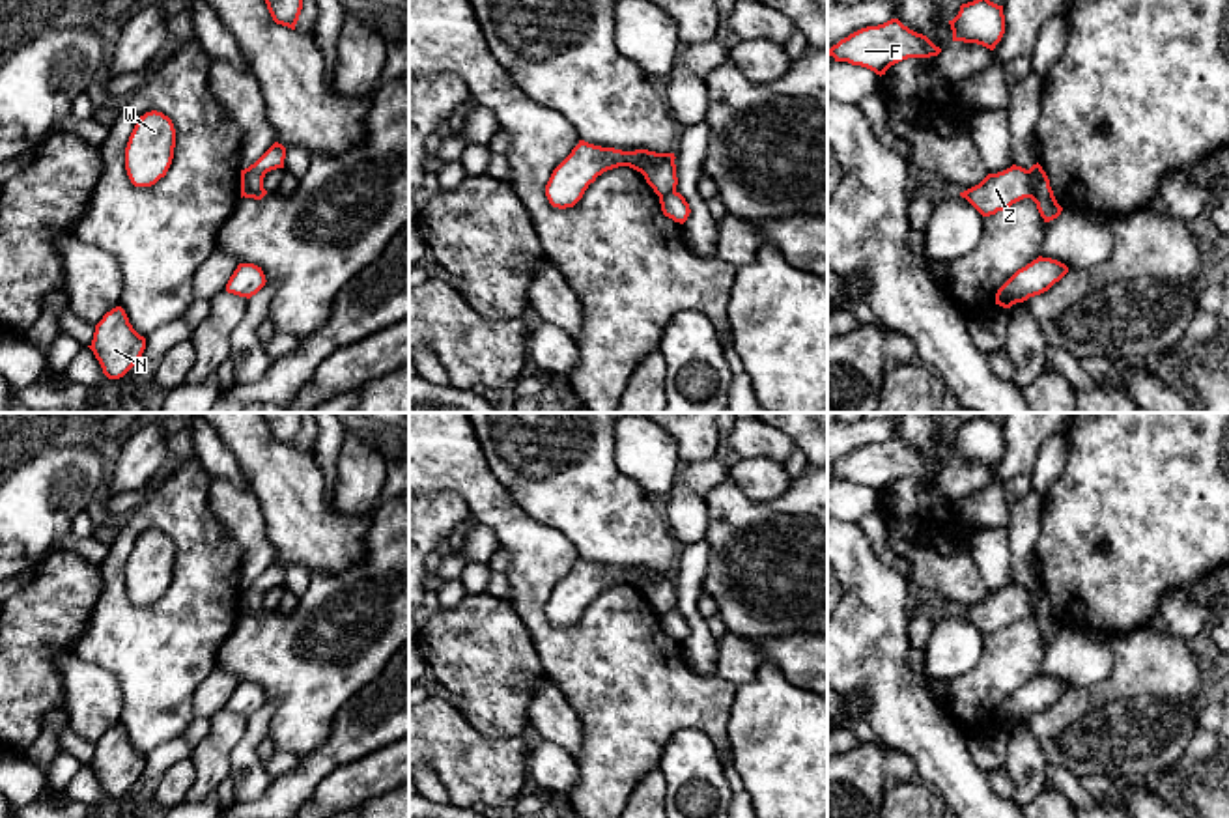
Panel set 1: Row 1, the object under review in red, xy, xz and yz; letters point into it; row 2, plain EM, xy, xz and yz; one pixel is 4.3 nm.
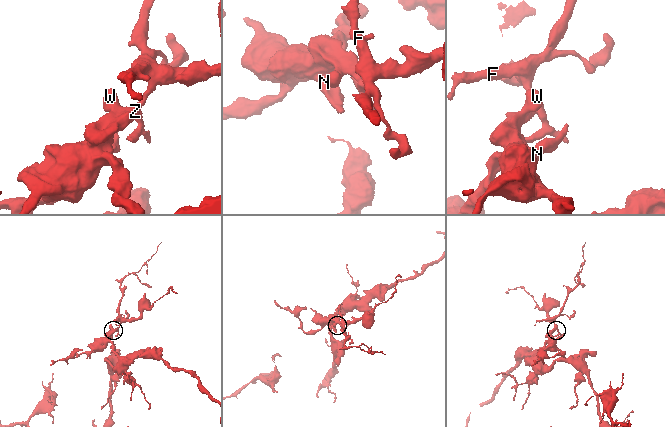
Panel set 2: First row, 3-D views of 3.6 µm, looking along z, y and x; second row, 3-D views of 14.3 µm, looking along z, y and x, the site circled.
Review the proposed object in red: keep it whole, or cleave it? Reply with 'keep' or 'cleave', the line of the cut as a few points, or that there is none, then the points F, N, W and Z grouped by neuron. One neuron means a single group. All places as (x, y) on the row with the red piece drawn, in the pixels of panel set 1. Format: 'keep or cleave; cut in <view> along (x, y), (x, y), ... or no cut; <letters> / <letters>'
cleave; cut in yz along (1026, 170), (1030, 197); F / N W Z

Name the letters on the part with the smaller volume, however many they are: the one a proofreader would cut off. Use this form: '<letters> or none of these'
F

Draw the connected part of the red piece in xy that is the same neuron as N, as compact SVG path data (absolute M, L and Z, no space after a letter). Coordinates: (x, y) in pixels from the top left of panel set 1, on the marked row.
M121 306L112 308L95 325L88 346L108 379L123 377L142 357L146 338L140 336Z

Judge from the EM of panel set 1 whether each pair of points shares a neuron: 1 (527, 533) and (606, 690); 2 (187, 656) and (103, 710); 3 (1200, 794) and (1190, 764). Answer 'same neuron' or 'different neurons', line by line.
1: same neuron
2: different neurons
3: different neurons

